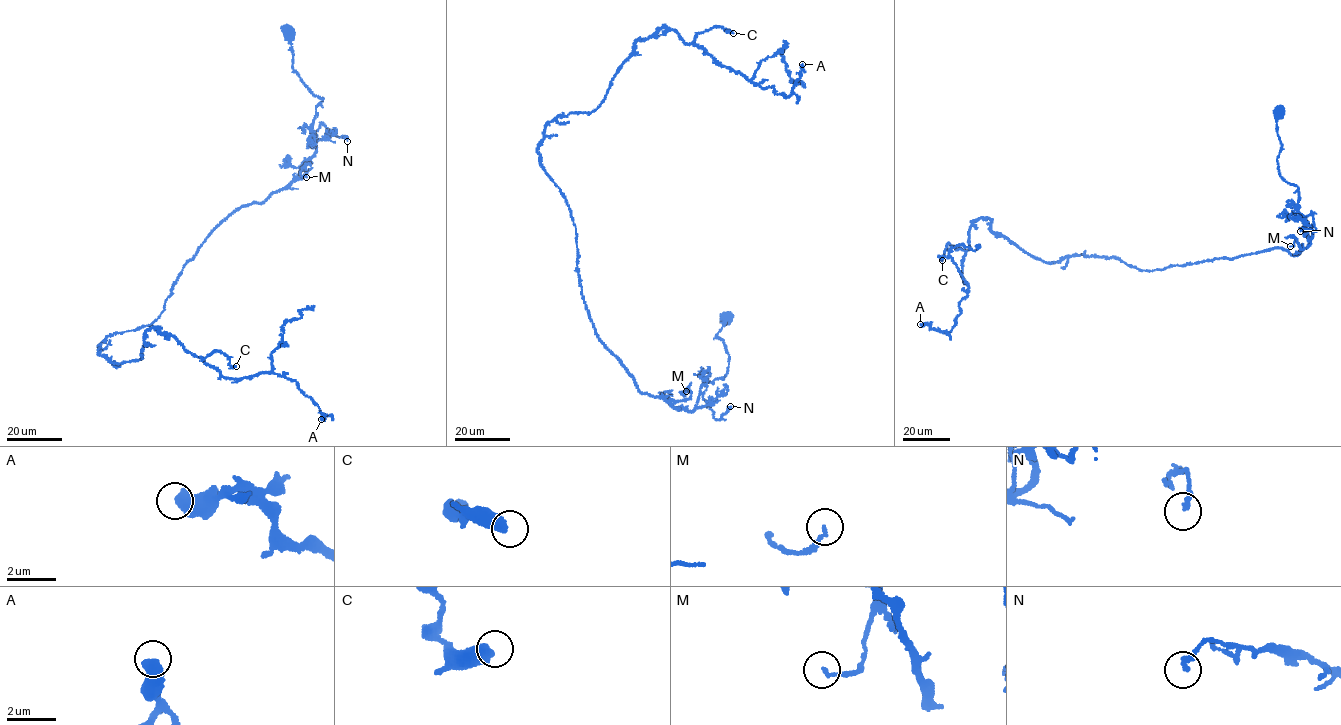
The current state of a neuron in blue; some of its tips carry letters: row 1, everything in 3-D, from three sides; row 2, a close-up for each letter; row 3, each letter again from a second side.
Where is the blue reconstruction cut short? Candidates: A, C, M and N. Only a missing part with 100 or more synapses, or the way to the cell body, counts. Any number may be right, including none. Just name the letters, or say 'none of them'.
none of them

